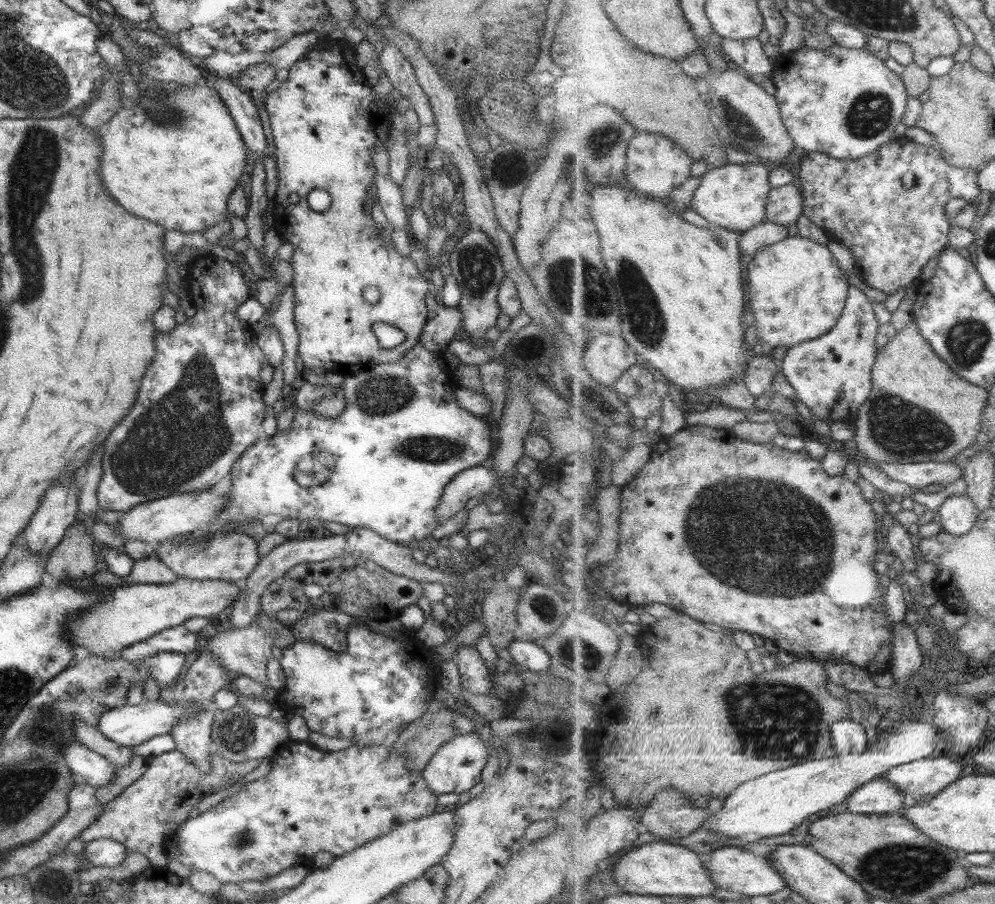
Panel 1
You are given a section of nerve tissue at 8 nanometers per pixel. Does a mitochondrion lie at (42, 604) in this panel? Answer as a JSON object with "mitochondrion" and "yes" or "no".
{"mitochondrion":"no"}

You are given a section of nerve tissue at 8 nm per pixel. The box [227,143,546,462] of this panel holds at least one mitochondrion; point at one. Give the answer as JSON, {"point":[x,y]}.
{"point":[477,263]}

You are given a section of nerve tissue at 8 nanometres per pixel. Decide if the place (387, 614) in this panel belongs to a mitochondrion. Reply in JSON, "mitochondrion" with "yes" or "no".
{"mitochondrion":"no"}

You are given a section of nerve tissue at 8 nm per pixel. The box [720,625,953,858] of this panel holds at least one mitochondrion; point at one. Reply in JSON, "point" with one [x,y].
{"point":[788,726]}

